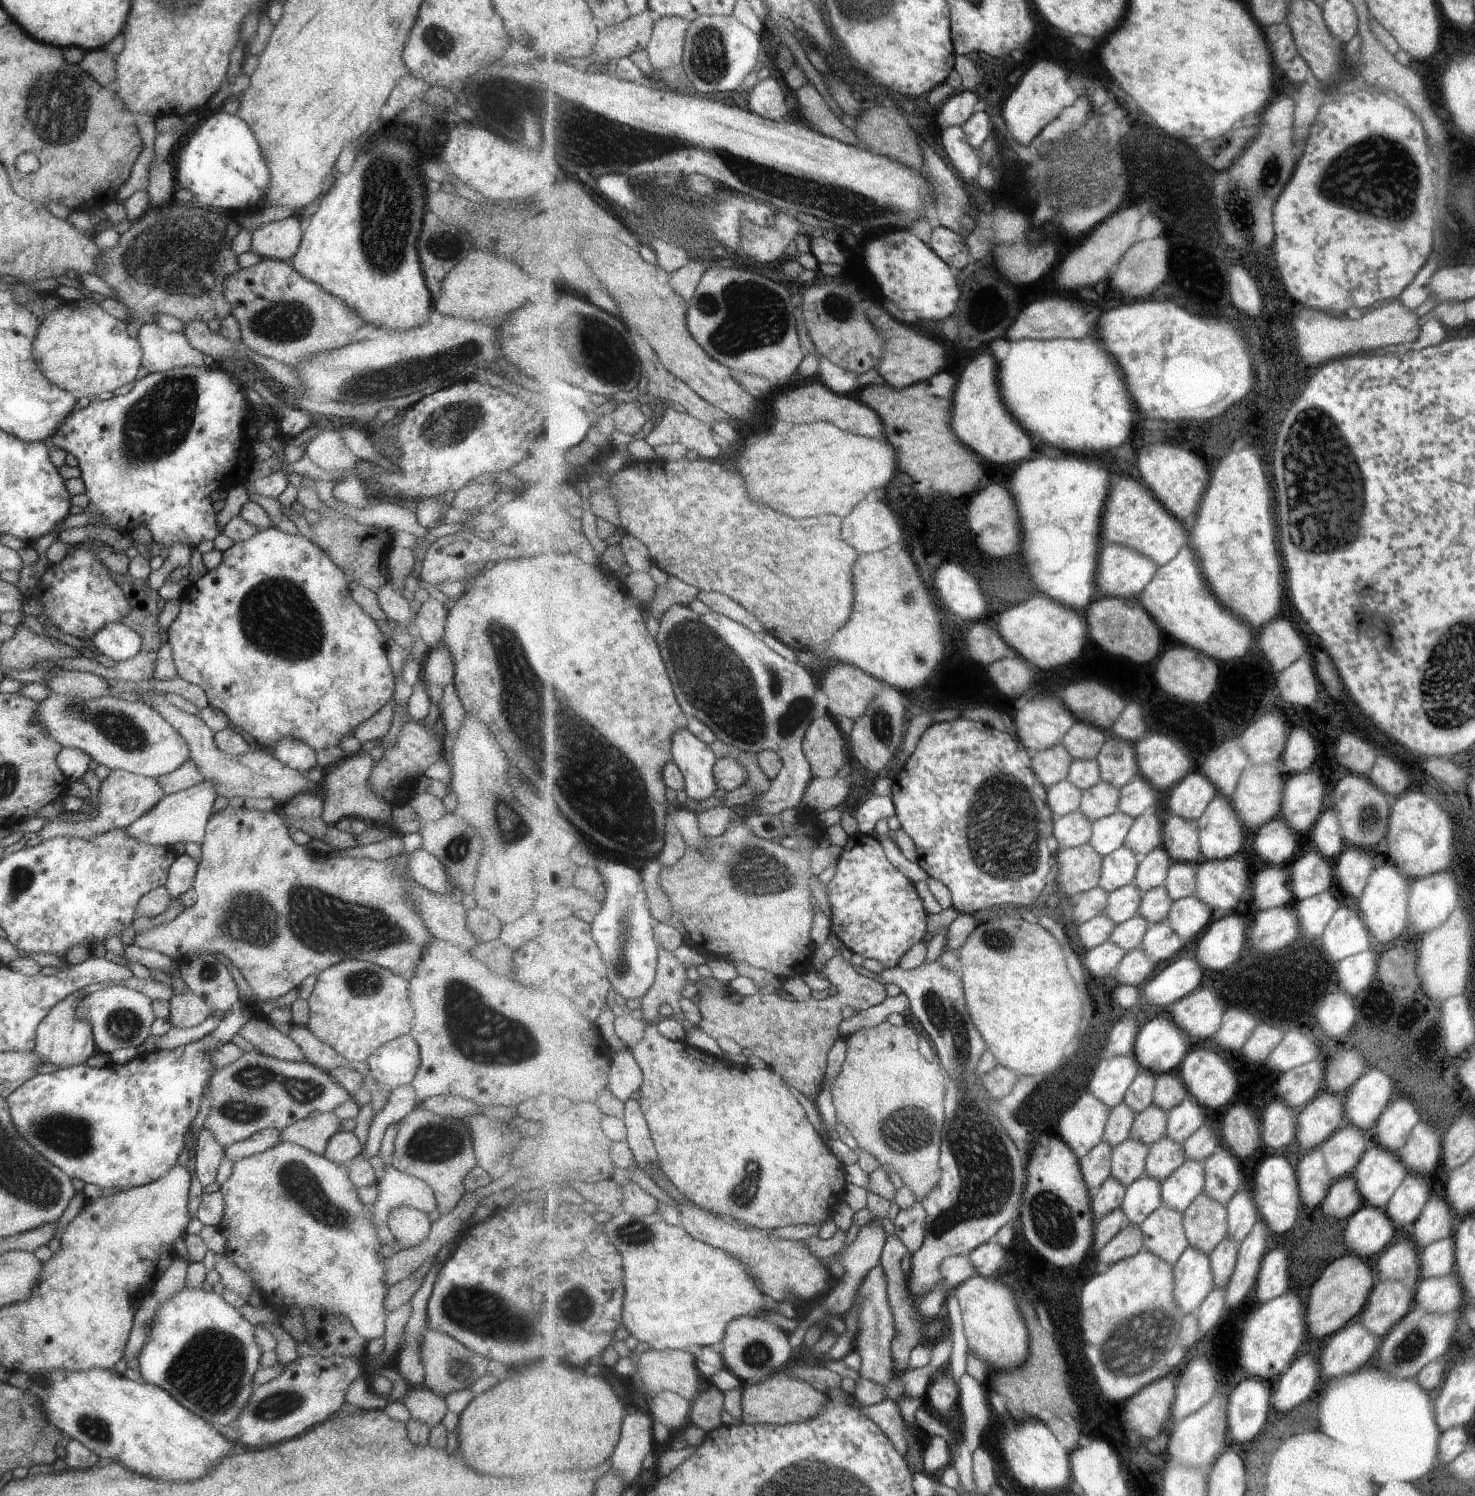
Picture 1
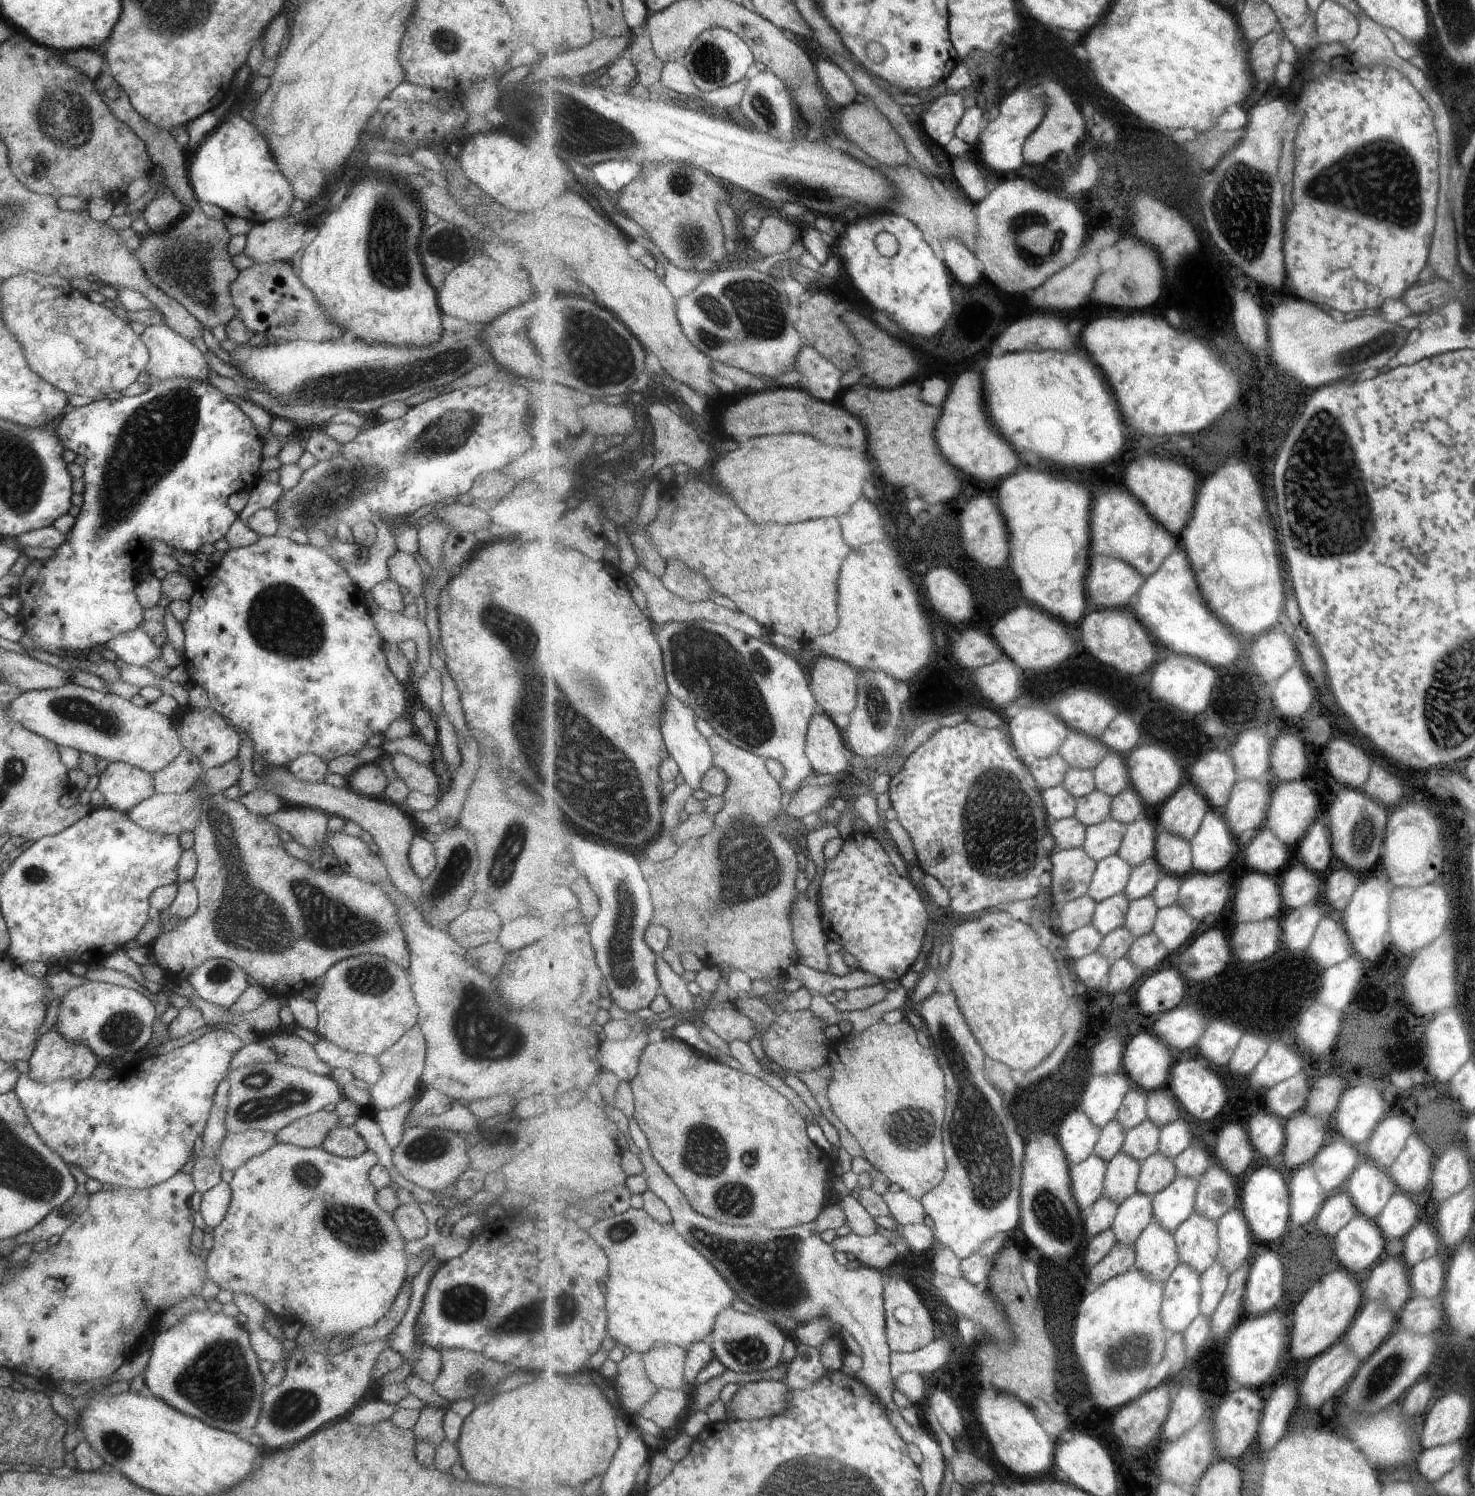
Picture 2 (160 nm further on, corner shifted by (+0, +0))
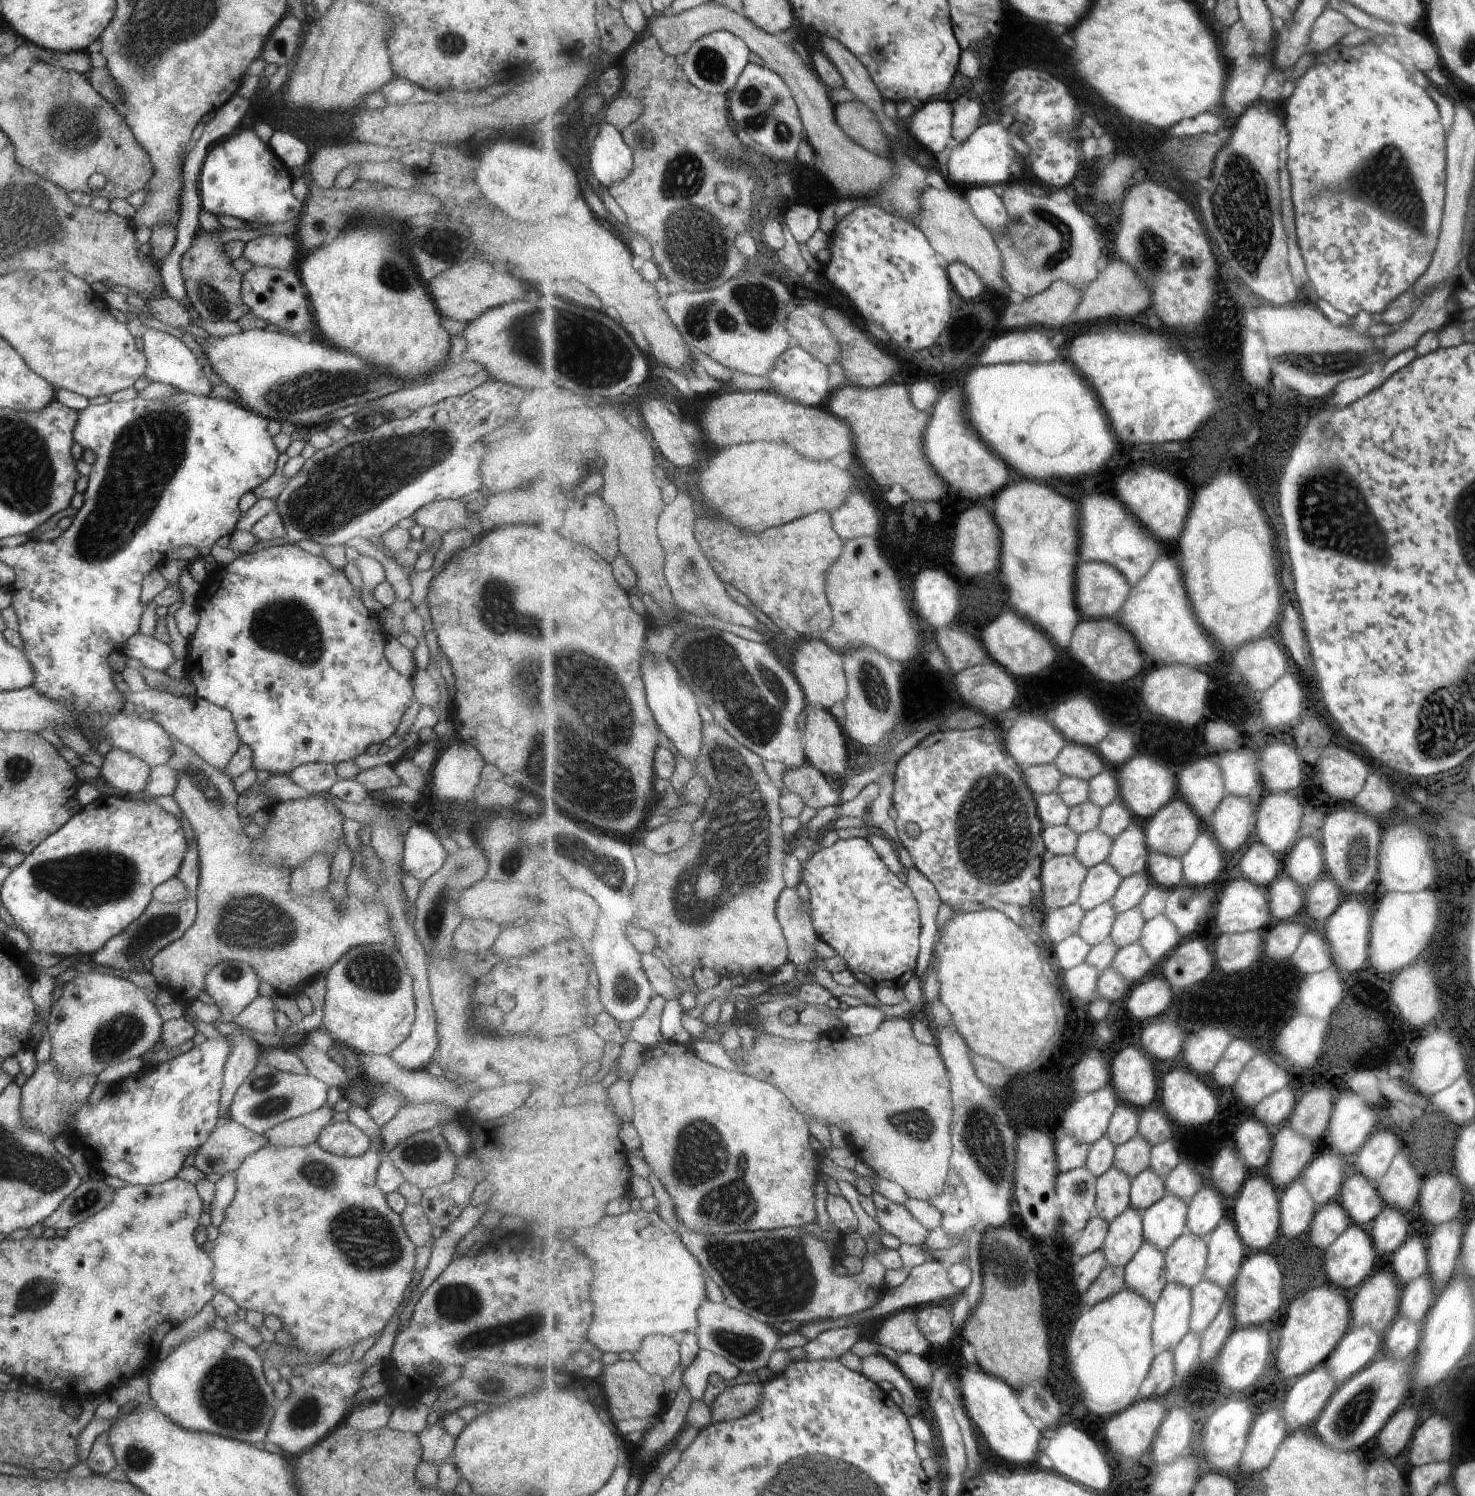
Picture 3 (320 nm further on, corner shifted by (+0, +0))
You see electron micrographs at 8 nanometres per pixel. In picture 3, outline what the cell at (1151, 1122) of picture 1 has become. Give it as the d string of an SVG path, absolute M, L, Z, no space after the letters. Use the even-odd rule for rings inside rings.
M1138 1134L1117 1148L1114 1168L1119 1168L1127 1176L1131 1176L1131 1179L1137 1178L1141 1172L1150 1168L1152 1148L1151 1142Z

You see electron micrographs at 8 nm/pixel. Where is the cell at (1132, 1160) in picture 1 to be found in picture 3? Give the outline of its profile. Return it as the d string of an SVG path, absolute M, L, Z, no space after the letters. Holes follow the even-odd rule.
M1119 1168L1107 1170L1098 1178L1096 1208L1098 1216L1111 1223L1131 1207L1132 1179Z

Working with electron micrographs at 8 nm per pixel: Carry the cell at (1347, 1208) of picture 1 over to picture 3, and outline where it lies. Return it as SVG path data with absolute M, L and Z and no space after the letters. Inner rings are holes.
M1335 1202L1319 1205L1311 1224L1311 1242L1323 1252L1335 1243L1347 1228L1347 1214Z

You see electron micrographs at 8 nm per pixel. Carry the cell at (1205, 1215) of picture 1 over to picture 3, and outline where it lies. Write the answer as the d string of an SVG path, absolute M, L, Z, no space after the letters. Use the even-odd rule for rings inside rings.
M1187 1234L1175 1240L1165 1257L1167 1281L1193 1289L1205 1279L1209 1262L1208 1239Z

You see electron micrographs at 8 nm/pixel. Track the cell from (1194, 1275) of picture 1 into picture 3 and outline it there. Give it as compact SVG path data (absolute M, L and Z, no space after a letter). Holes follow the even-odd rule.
M1168 1282L1154 1306L1152 1334L1155 1352L1175 1350L1190 1333L1192 1302L1191 1289Z

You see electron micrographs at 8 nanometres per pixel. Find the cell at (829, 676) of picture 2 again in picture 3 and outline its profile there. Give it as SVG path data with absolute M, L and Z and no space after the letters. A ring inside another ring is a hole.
M804 637L797 644L795 666L791 670L804 688L807 705L824 710L830 710L829 708L837 703L844 705L849 696L844 656L829 648L822 639L813 640Z

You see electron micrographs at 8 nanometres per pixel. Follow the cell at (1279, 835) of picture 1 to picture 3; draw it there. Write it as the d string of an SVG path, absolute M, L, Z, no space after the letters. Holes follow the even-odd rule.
M1263 842L1246 846L1241 852L1241 874L1239 877L1247 878L1255 884L1270 886L1281 874L1279 856L1269 850Z

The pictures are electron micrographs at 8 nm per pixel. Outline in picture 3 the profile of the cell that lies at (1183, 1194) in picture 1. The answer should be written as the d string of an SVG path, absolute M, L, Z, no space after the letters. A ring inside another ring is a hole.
M1169 1194L1143 1211L1145 1240L1166 1253L1175 1244L1175 1240L1190 1234L1189 1205L1185 1200Z

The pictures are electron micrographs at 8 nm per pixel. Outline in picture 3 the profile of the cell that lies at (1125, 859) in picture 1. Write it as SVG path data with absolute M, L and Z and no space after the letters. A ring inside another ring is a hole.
M1107 862L1092 867L1089 869L1089 876L1083 882L1078 904L1091 911L1101 904L1110 902L1123 880L1123 876Z

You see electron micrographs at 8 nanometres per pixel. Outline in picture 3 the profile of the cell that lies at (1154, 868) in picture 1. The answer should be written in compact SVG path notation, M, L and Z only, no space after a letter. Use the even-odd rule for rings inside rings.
M1147 870L1129 876L1123 880L1110 904L1117 910L1118 914L1140 907L1143 898L1147 896L1153 885L1150 872Z

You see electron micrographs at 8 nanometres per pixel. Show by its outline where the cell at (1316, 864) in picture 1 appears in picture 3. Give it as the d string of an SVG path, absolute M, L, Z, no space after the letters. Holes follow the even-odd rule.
M1291 876L1275 880L1269 888L1271 914L1277 920L1288 921L1291 916L1296 918L1297 912L1307 904L1306 888L1297 884Z

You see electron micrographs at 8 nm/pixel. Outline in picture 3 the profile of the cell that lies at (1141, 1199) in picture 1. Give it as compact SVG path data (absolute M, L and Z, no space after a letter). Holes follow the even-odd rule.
M1130 1207L1110 1223L1104 1252L1110 1266L1127 1267L1145 1242L1142 1212Z

